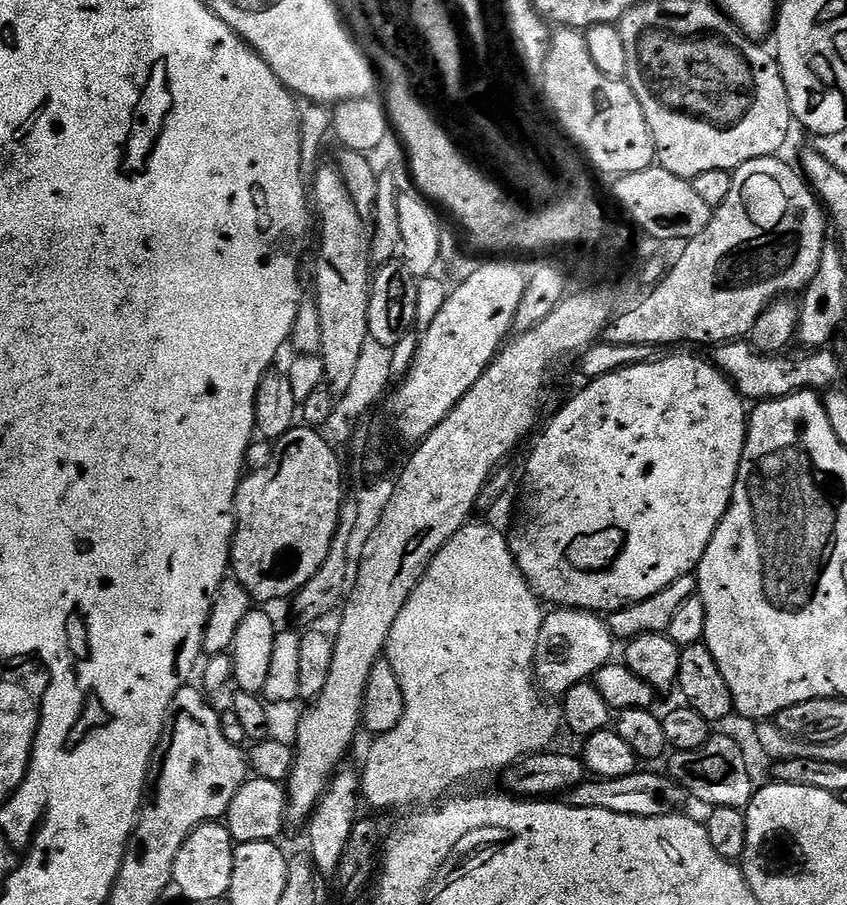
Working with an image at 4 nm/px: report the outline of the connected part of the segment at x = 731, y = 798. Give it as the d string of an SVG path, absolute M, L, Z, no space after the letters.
M712 734L698 750L678 752L671 758L673 760L666 768L667 775L671 776L676 784L682 785L694 799L700 800L709 809L747 809L752 800L754 783L752 784L752 772L748 769L748 760L734 737Z

